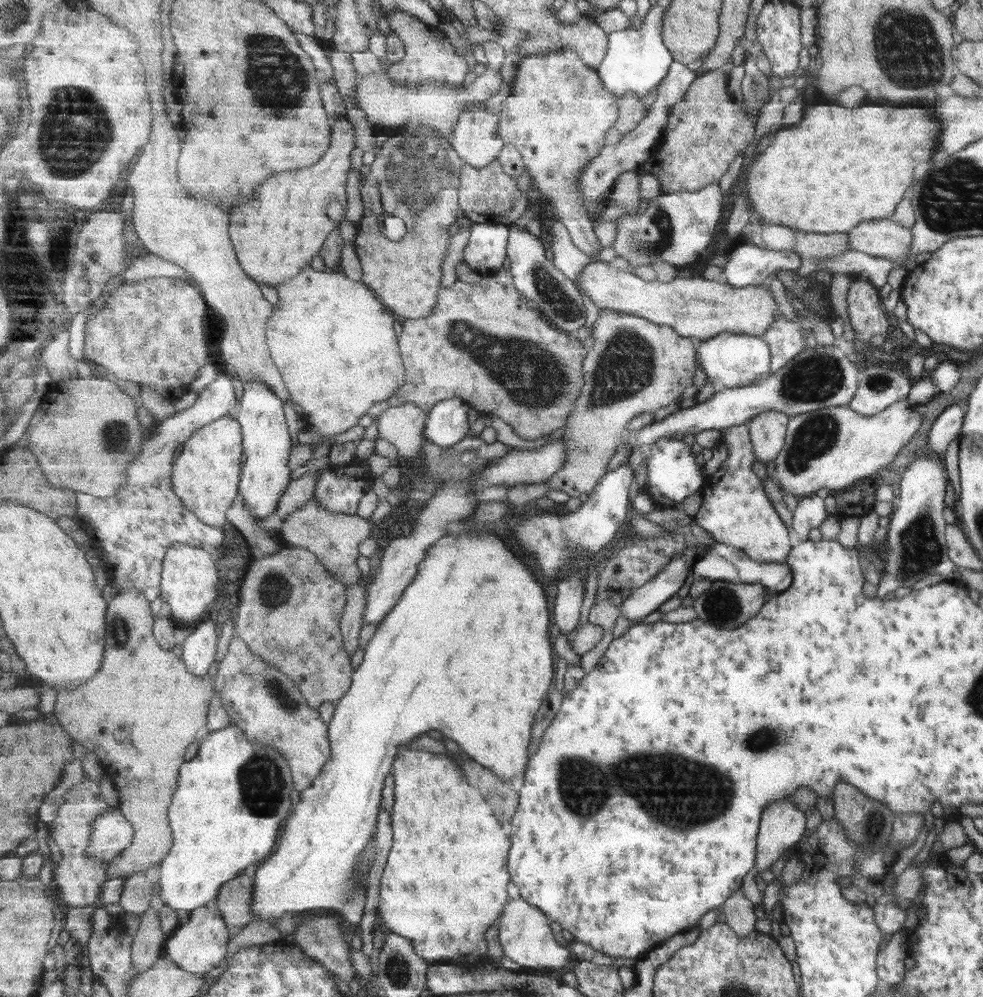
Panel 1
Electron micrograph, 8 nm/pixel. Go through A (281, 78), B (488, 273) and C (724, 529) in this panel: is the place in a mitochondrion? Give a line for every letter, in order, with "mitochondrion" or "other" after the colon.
A: mitochondrion
B: other
C: other

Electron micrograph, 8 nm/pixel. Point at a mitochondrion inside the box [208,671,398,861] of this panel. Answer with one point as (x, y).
(263, 787)

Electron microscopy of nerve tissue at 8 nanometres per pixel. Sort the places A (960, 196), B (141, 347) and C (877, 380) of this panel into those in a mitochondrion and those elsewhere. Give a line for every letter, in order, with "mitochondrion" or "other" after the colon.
A: mitochondrion
B: mitochondrion
C: mitochondrion

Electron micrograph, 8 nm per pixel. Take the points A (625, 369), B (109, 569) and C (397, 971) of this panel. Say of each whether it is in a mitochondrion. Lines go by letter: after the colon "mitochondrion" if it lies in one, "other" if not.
A: mitochondrion
B: other
C: mitochondrion

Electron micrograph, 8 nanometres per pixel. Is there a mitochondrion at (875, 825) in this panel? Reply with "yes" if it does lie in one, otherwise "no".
yes

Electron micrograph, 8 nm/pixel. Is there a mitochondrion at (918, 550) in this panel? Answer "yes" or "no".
yes

